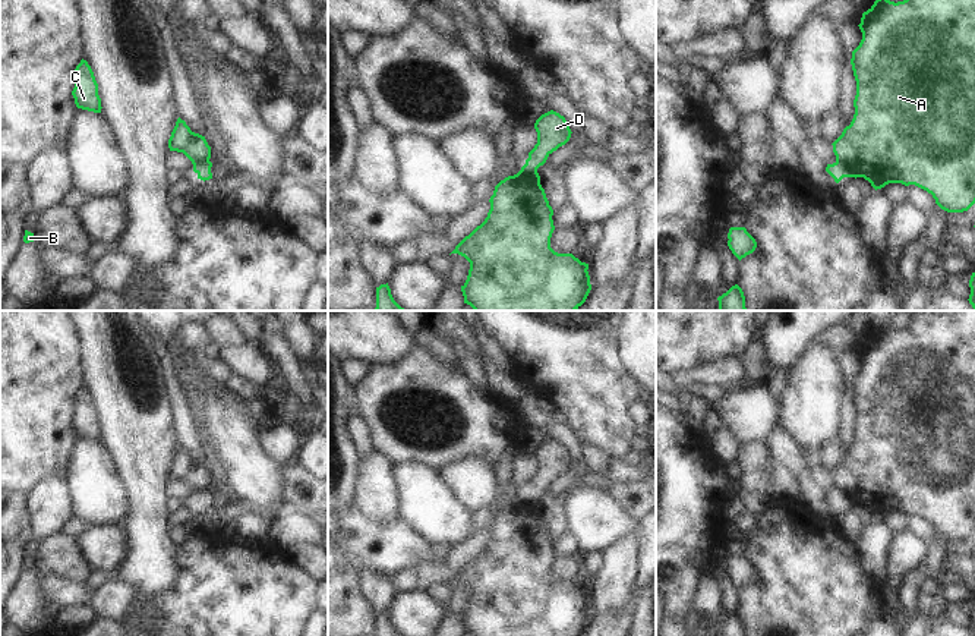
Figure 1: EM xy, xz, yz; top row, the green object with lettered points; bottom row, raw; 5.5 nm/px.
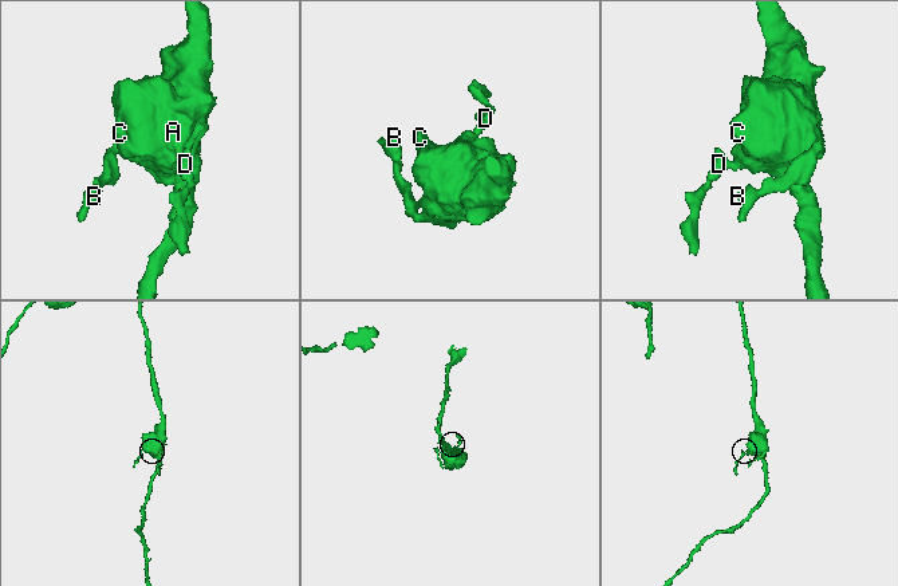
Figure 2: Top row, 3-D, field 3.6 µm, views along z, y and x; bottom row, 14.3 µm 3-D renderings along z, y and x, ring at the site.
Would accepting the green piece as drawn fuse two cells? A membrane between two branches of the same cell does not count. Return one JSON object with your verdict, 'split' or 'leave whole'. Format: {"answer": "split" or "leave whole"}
{"answer": "split"}

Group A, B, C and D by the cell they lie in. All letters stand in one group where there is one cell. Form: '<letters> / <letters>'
A B C / D

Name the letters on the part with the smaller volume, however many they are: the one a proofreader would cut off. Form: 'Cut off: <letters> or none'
Cut off: D

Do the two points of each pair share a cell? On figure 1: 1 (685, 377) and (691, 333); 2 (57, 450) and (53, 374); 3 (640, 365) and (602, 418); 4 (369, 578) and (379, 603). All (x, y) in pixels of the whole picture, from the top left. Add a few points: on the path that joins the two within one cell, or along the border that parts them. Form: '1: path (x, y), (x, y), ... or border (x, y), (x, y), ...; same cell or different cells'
1: border (719, 358), (687, 368), (678, 377); different cells
2: path (51, 431), (51, 393); same cell
3: border (618, 345), (621, 368), (640, 389); different cells
4: path (371, 583), (379, 597); same cell

